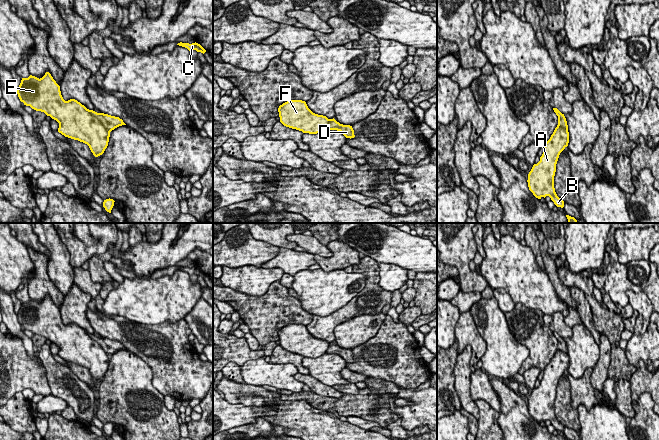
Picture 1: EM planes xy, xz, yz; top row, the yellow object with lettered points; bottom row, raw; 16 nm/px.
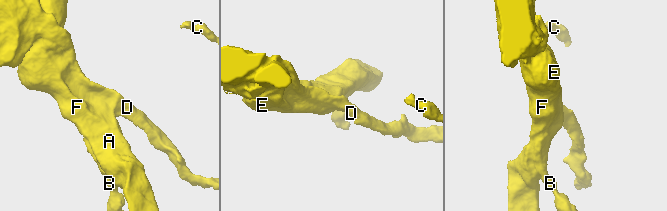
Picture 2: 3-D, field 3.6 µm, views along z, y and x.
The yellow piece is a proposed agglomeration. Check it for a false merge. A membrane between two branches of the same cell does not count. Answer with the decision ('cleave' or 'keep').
cleave

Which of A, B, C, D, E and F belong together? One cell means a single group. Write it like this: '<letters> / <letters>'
A B E F / C D

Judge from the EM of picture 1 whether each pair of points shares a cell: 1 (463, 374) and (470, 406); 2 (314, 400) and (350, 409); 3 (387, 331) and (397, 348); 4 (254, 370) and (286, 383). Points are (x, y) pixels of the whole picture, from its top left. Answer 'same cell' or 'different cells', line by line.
1: same cell
2: same cell
3: same cell
4: same cell

